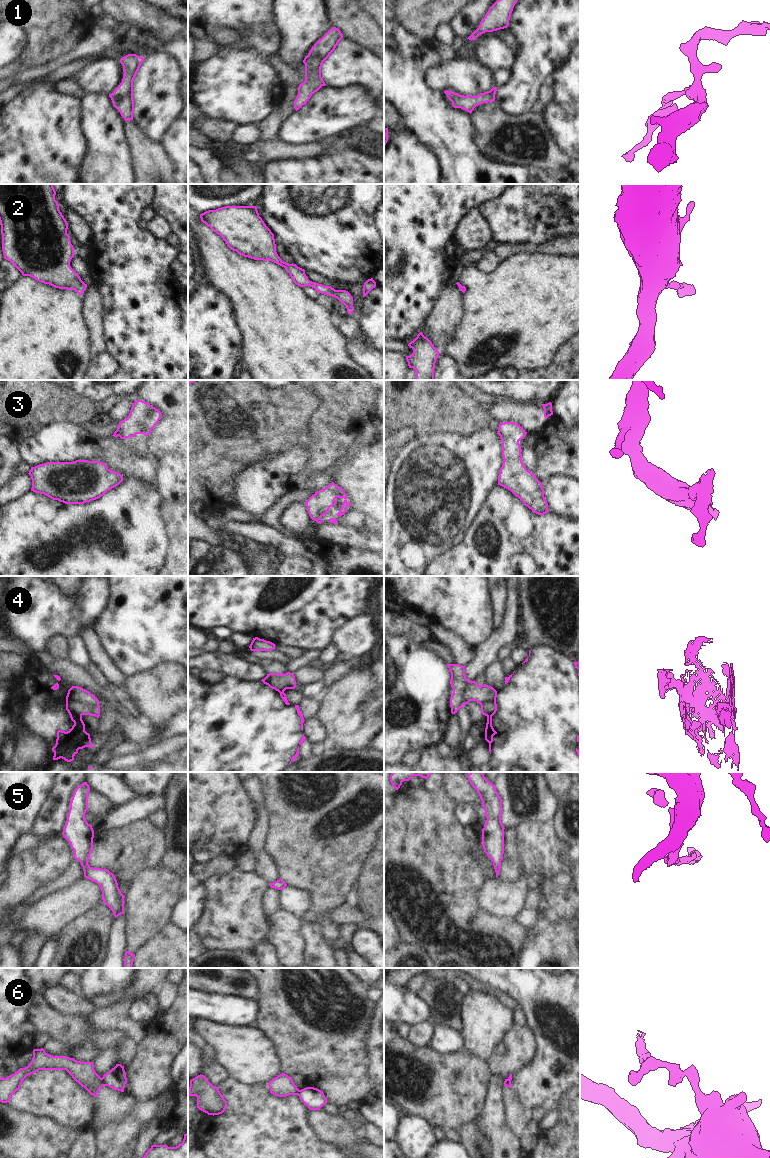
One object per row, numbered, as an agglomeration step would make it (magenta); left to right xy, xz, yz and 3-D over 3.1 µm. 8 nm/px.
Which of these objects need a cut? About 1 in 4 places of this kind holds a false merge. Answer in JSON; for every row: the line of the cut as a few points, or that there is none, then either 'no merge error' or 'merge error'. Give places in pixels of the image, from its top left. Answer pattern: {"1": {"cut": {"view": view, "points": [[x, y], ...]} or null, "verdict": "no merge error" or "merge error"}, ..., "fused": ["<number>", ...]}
{"1": {"cut": null, "verdict": "no merge error"}, "2": {"cut": null, "verdict": "no merge error"}, "3": {"cut": null, "verdict": "no merge error"}, "4": {"cut": {"view": "xz", "points": [[263, 681], [269, 681], [276, 689], [283, 691]]}, "verdict": "merge error"}, "5": {"cut": null, "verdict": "no merge error"}, "6": {"cut": {"view": "xy", "points": [[101, 1078], [105, 1085]]}, "verdict": "merge error"}, "fused": ["4", "6"]}

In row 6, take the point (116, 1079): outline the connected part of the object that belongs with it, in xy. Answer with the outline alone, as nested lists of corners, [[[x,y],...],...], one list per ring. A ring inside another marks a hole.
[[[116,1064],[114,1068],[103,1075],[102,1080],[105,1086],[124,1092],[125,1084],[127,1083],[124,1066]]]

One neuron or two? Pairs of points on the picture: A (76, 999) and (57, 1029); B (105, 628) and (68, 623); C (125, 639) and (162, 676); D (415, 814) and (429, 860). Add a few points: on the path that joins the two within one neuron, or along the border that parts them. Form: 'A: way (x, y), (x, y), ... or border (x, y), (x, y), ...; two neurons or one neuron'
A: border (47, 1001), (68, 1015), (85, 1017); two neurons
B: border (96, 622), (92, 627); two neurons
C: border (177, 663), (159, 663), (147, 671), (132, 676); two neurons
D: way (415, 825), (415, 846), (418, 849); one neuron

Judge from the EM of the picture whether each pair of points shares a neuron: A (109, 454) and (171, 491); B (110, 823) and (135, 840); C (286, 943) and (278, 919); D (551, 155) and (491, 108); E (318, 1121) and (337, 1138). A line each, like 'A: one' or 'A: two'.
A: two
B: two
C: one
D: one
E: one

